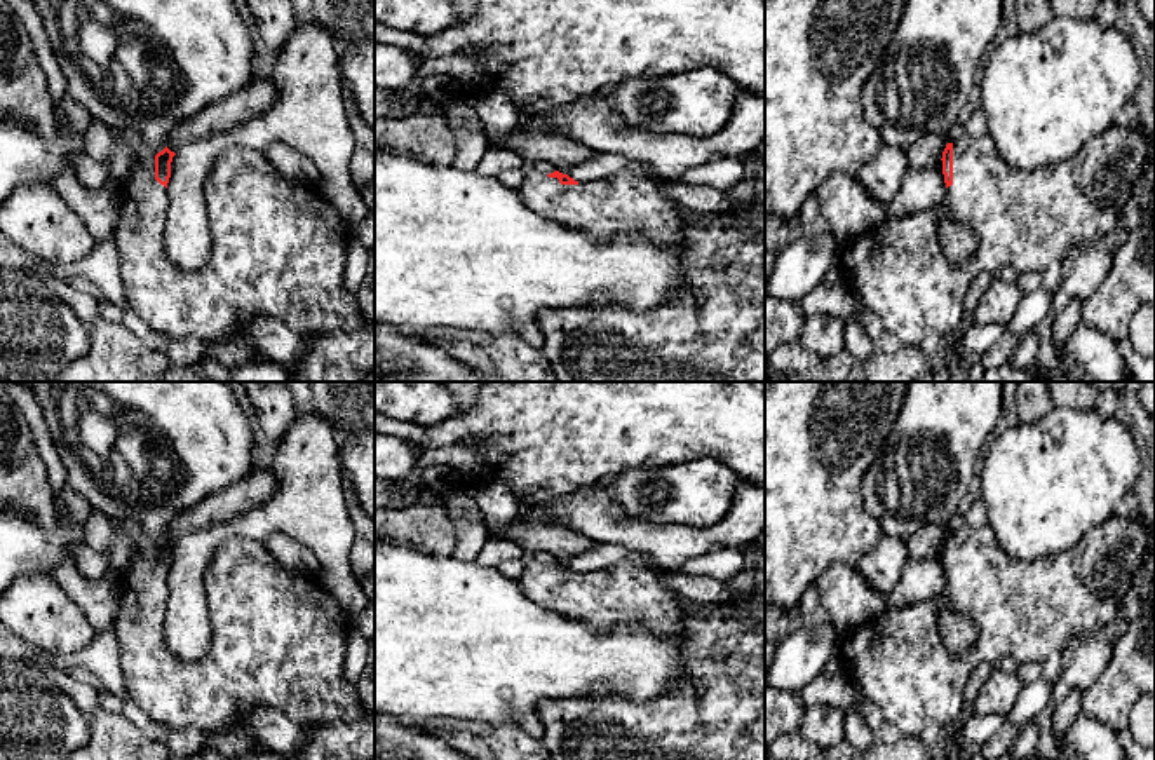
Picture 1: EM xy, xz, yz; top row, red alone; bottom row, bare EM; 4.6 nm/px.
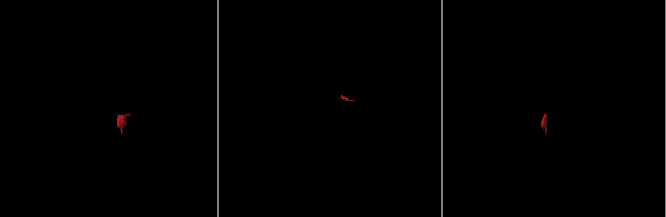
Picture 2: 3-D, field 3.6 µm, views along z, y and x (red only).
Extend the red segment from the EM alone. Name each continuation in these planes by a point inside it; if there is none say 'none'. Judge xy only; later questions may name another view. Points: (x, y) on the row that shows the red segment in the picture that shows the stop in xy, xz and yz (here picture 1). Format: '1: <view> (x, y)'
1: xy (279, 248)

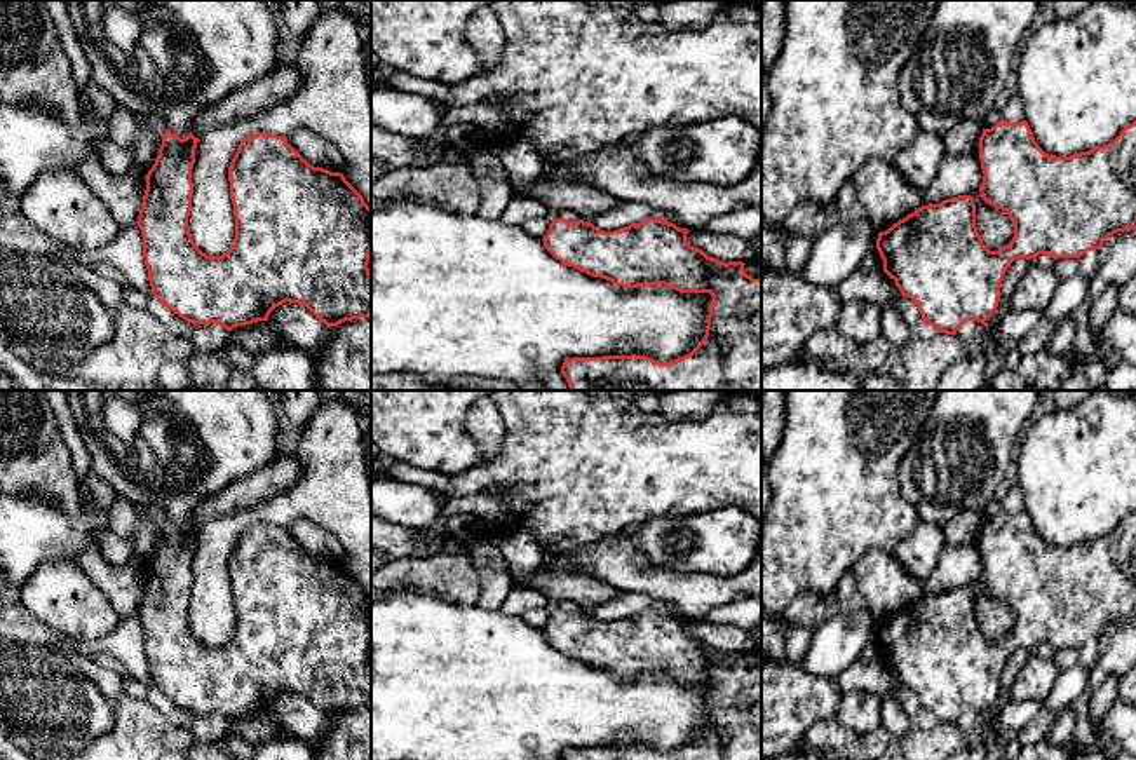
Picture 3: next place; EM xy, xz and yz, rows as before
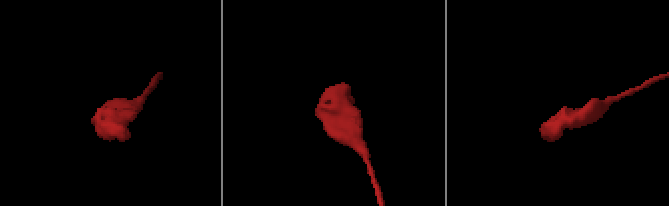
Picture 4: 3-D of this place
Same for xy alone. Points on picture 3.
none

